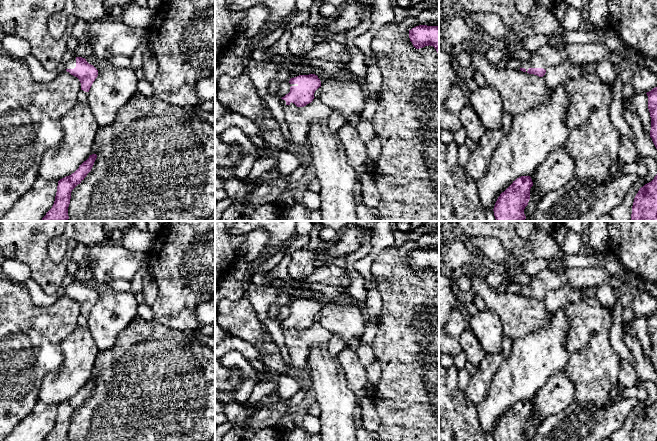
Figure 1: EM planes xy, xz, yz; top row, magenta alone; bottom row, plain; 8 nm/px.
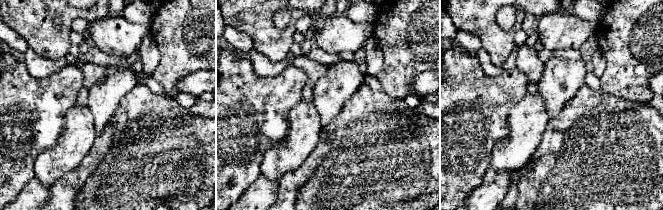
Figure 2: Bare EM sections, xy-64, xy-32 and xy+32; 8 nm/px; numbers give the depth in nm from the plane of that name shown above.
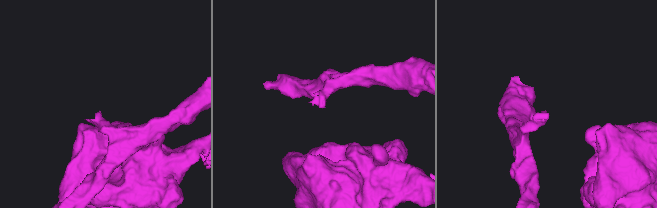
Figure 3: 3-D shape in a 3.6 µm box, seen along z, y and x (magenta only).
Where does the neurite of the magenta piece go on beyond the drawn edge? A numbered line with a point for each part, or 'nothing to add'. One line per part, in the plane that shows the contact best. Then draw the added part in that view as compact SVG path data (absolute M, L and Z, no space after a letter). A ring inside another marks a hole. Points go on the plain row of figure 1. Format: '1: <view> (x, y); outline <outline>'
1: yz (586, 279); outline M566 267L561 273L544 269L530 277L530 283L522 286L520 292L525 292L527 297L529 292L543 292L547 294L563 286L570 286L573 289L578 288L591 292L600 284L608 284L613 288L623 289L624 280L609 276L604 269L596 267Z

